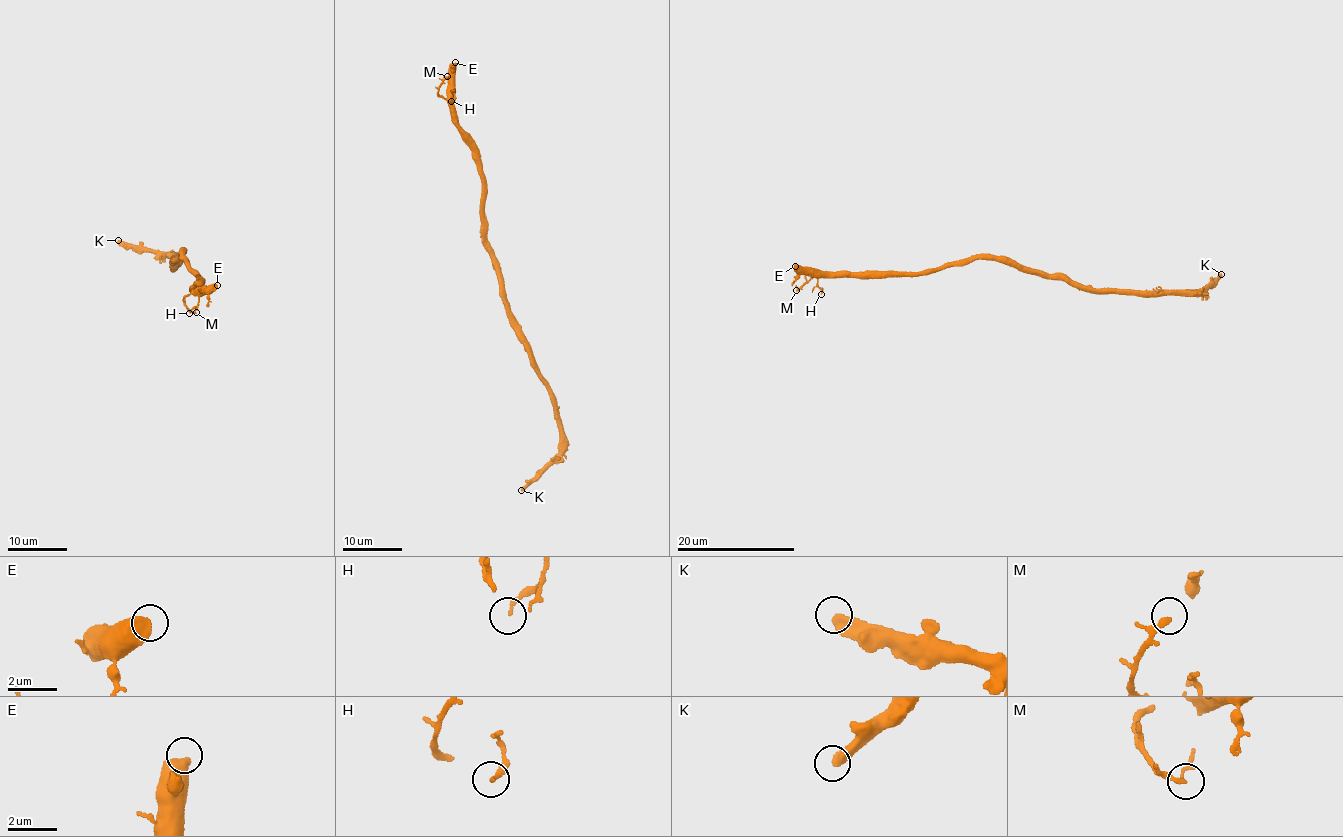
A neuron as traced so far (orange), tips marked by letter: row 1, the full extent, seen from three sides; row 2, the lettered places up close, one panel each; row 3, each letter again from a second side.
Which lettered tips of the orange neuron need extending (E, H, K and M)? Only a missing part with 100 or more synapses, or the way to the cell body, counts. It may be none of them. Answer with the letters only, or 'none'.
K

